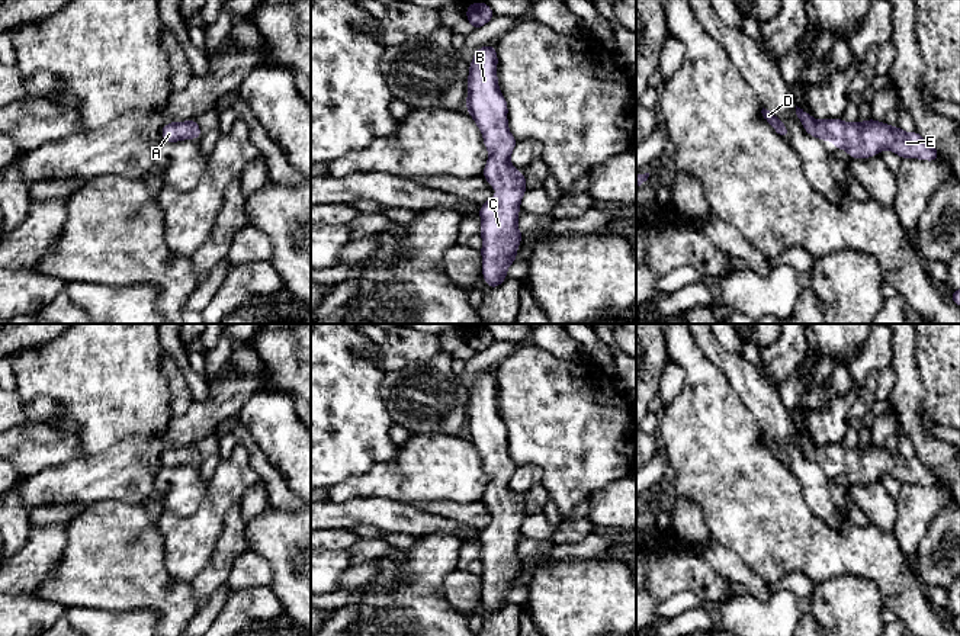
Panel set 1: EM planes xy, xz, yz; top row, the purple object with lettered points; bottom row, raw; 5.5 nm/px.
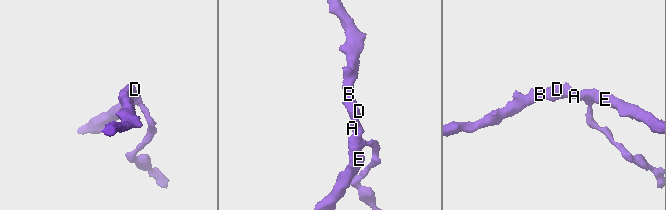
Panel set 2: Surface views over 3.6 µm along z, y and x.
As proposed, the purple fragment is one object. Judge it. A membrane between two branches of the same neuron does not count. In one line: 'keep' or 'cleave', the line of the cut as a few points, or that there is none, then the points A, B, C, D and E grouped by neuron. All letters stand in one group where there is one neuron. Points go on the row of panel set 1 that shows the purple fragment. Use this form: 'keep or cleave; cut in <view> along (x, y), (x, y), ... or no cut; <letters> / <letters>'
keep; no cut; A B C D E

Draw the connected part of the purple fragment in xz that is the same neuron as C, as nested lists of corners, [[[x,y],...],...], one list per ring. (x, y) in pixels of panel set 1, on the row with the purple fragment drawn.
[[[494,45],[479,48],[469,65],[466,110],[482,132],[489,158],[482,177],[501,195],[479,206],[482,221],[482,277],[489,290],[507,279],[507,267],[517,261],[523,234],[517,228],[526,177],[510,164],[517,139],[508,131],[508,106],[498,89],[498,57]]]

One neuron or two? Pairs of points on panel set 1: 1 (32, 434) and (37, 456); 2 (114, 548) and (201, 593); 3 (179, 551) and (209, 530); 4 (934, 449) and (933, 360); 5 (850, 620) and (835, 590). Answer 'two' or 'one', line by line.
1: one
2: two
3: one
4: two
5: one

